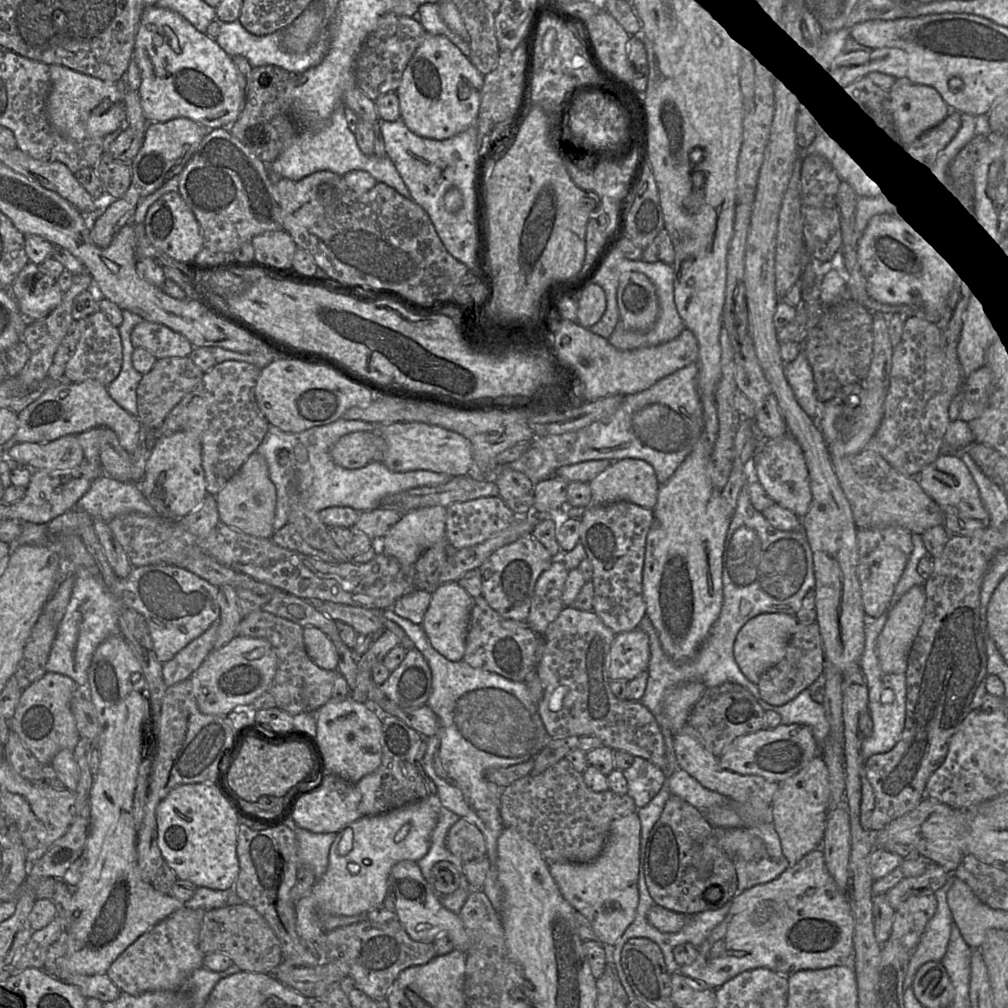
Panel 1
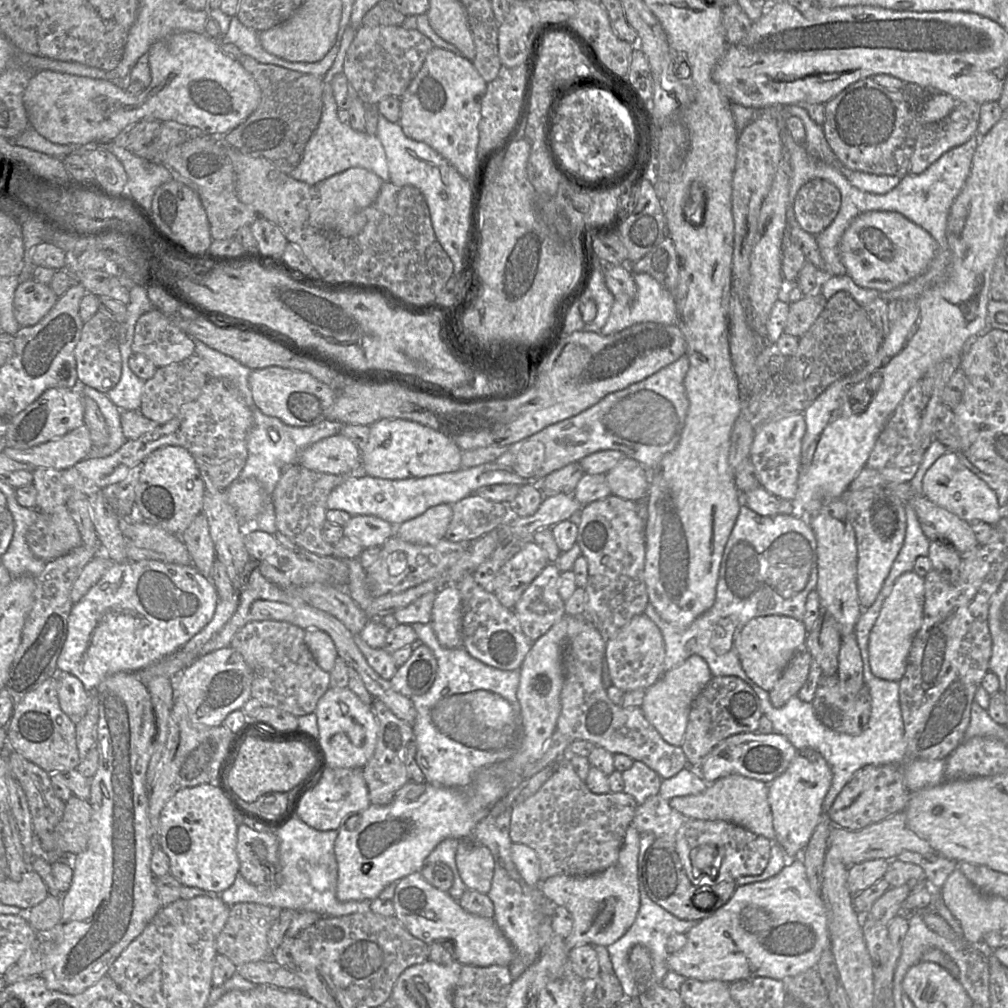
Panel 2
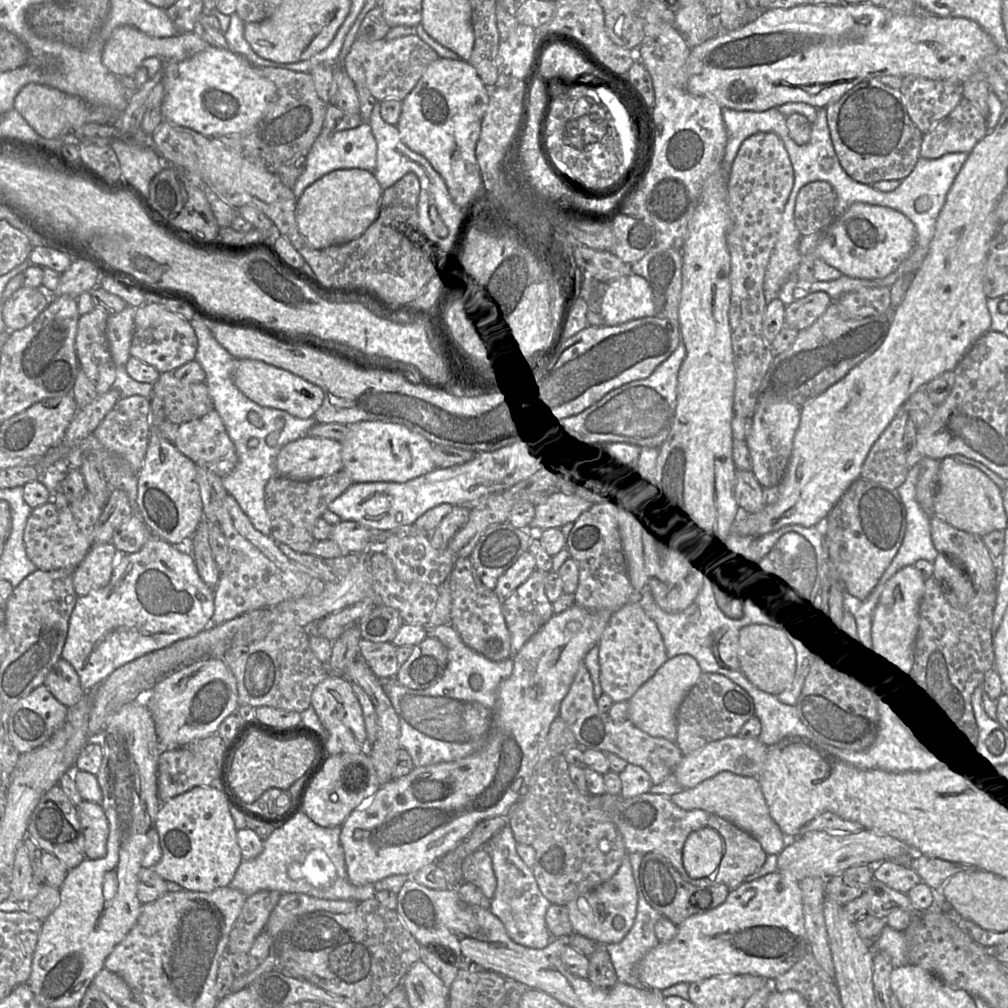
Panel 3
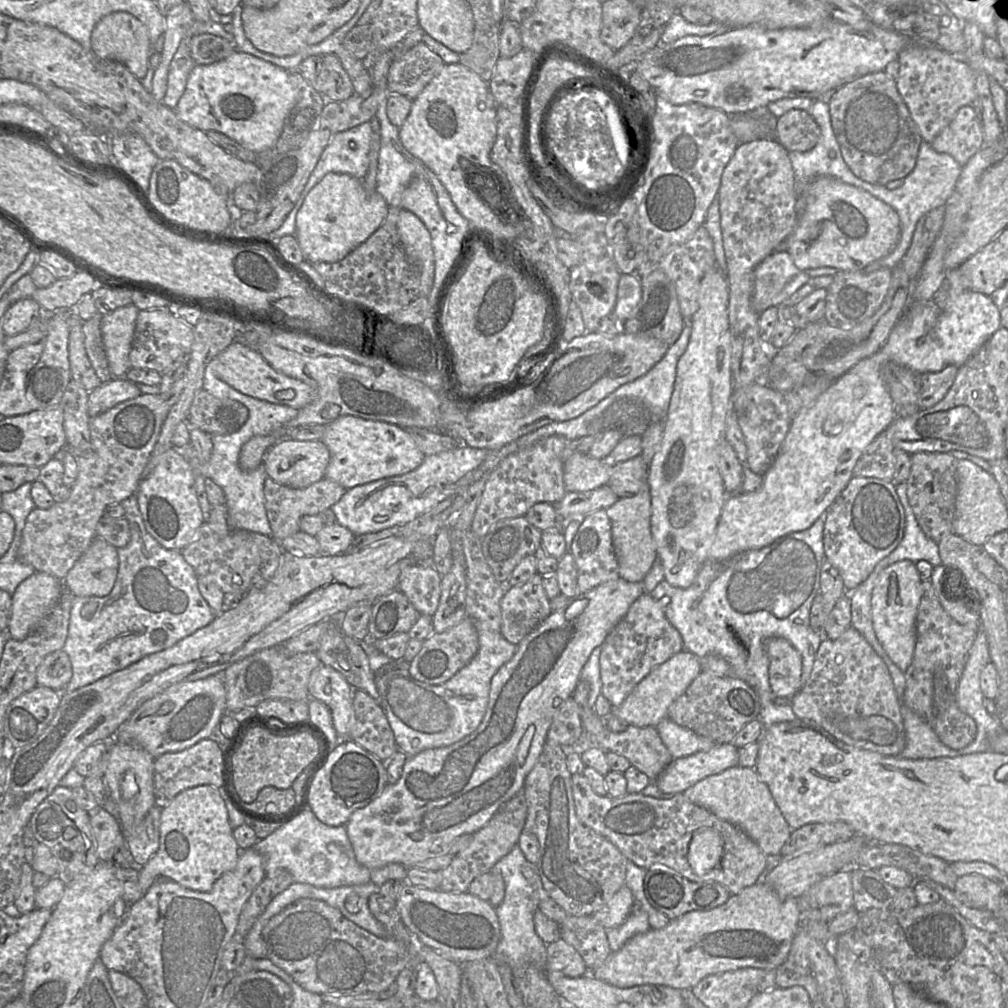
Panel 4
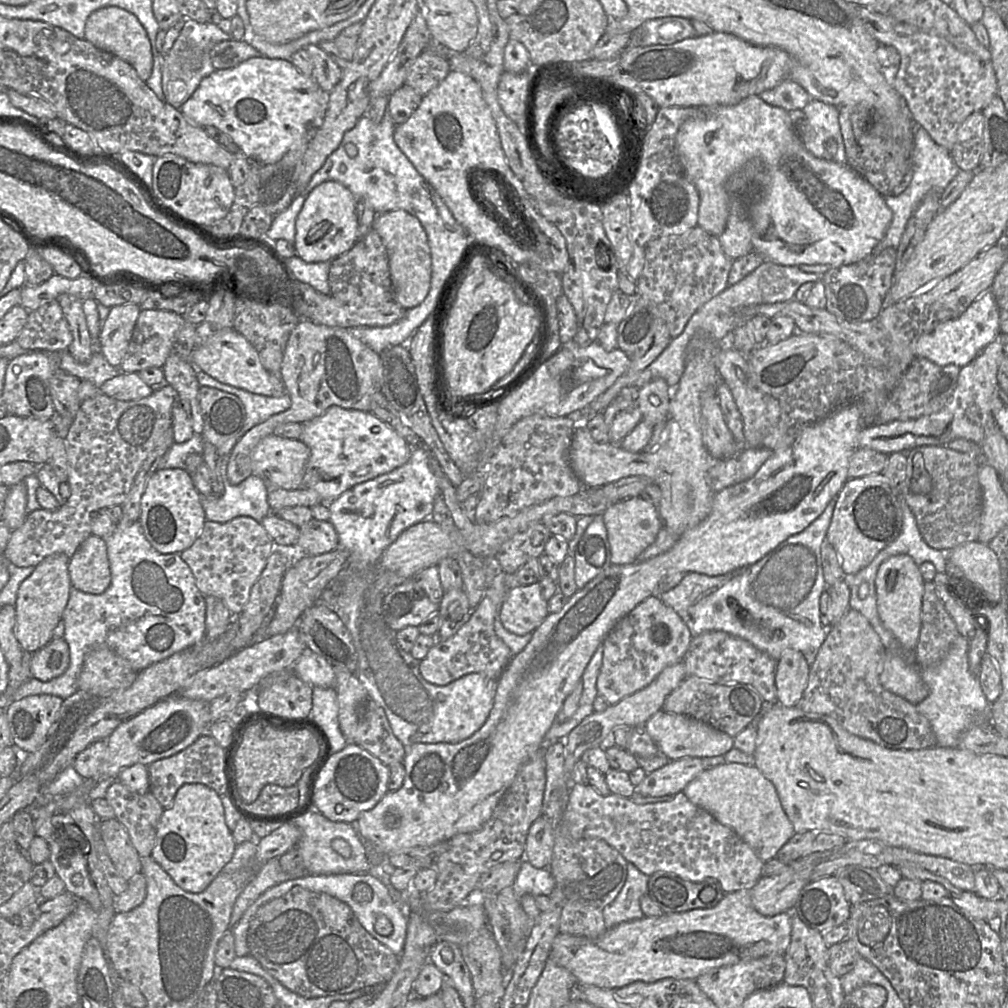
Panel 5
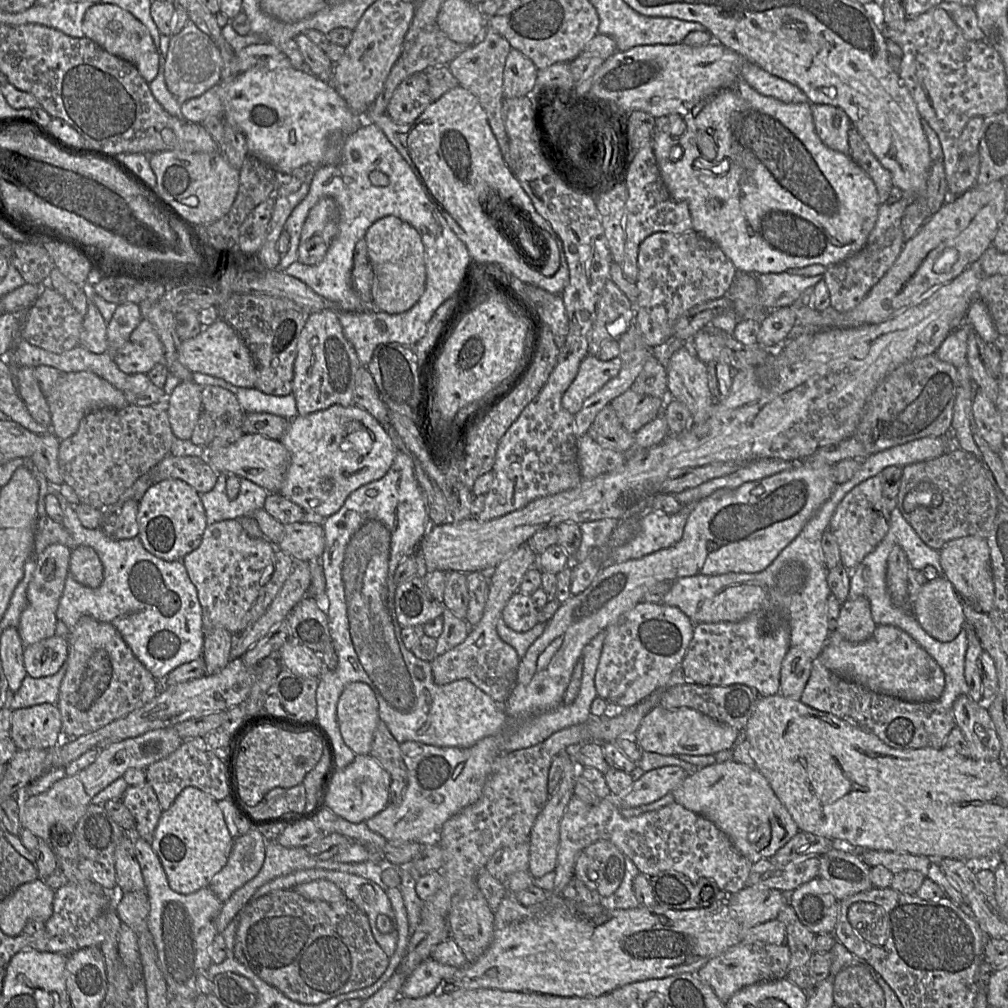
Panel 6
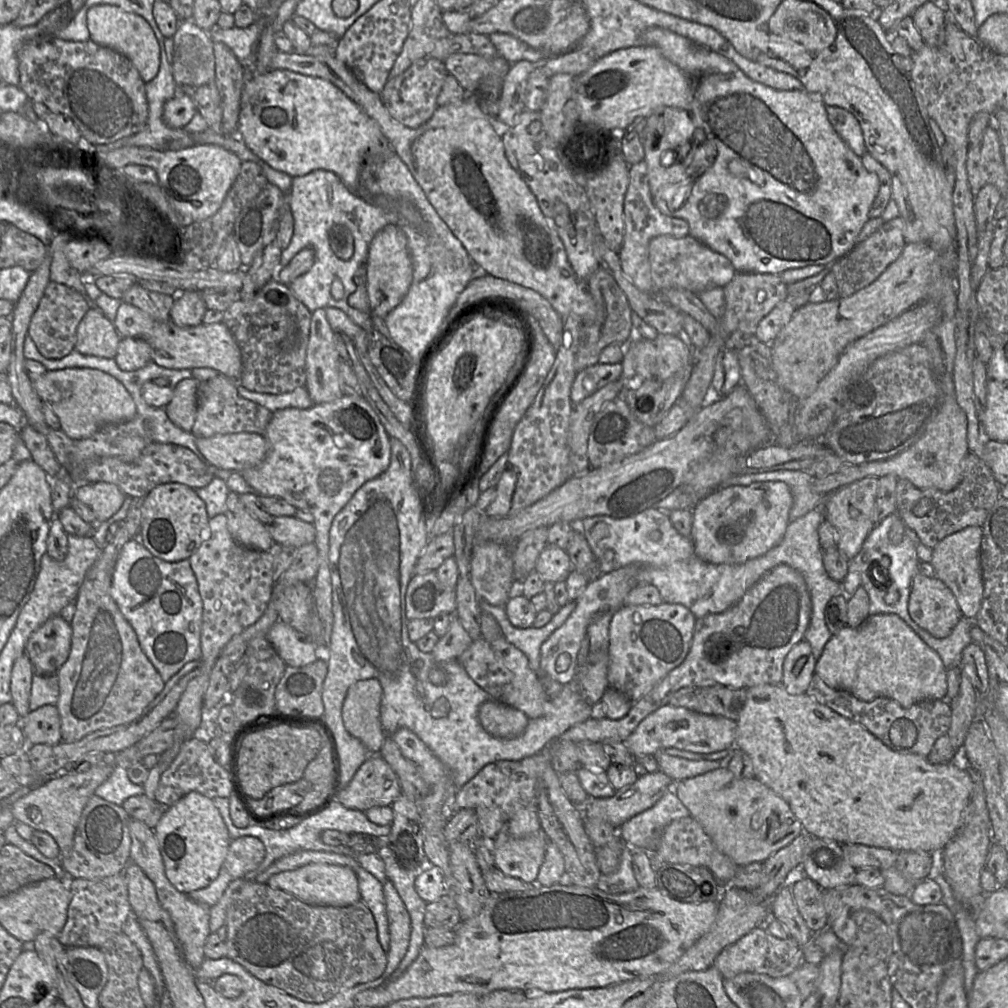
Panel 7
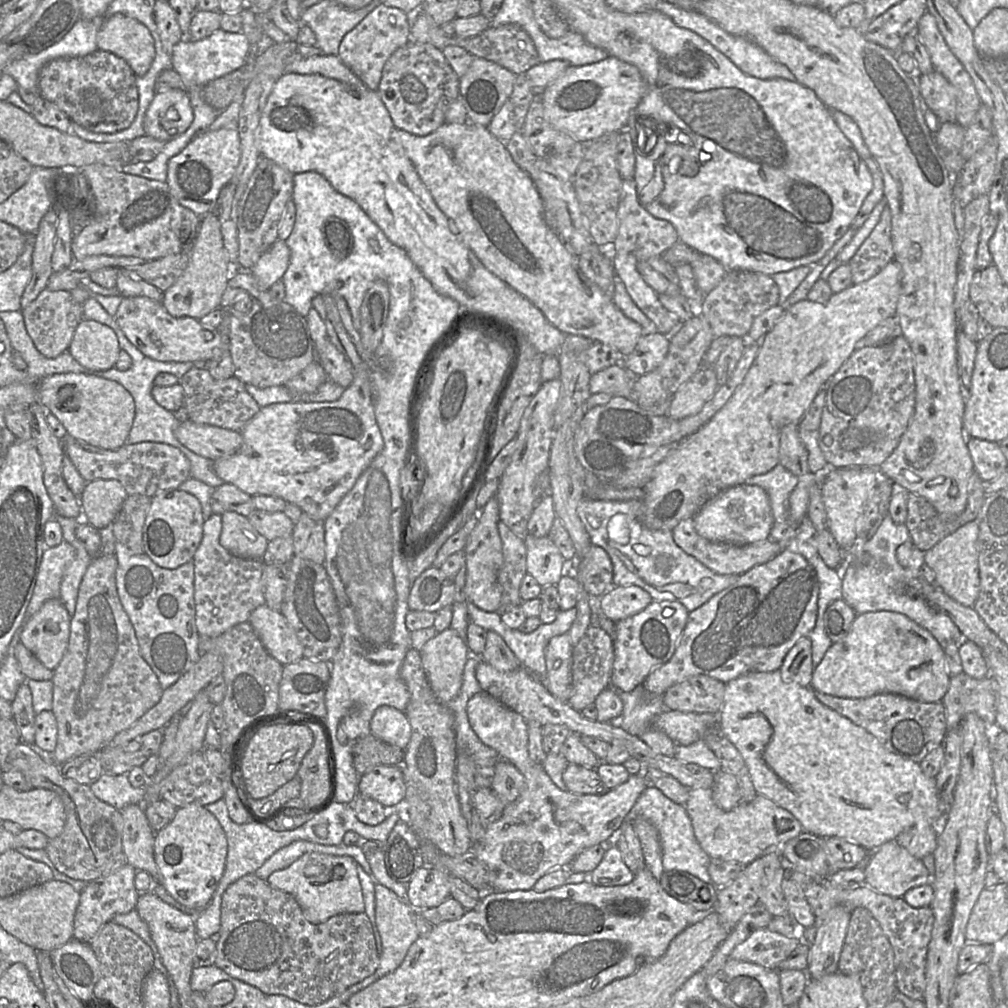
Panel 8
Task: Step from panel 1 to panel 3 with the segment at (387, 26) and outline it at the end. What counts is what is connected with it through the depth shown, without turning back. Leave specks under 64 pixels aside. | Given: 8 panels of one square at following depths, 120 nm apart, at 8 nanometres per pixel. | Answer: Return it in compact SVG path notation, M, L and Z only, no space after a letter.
M417 35L372 42L357 38L343 61L343 69L355 86L367 87L378 102L389 98L404 100L416 86L429 64L438 58L438 54Z

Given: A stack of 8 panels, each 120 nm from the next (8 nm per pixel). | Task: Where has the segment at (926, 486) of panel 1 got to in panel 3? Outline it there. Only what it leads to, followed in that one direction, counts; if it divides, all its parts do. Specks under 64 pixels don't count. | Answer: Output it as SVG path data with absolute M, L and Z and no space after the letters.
M953 457L940 460L934 510L936 515L953 527L980 537L994 530L1004 531L1007 526L1003 491L978 468L963 464Z

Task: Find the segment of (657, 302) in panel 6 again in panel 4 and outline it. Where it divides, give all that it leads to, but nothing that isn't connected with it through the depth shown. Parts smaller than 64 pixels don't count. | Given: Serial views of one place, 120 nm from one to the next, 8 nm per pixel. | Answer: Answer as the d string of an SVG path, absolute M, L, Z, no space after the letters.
M702 225L685 243L670 249L660 260L661 268L673 281L677 293L681 315L685 320L690 320L698 309L698 293L701 279L704 274L716 267L713 241Z

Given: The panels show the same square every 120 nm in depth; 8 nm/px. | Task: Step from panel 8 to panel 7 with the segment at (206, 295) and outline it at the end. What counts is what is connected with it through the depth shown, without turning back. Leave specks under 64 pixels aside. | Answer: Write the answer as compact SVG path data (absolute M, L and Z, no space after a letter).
M186 290L176 297L170 310L170 319L179 327L197 326L207 311L200 291Z

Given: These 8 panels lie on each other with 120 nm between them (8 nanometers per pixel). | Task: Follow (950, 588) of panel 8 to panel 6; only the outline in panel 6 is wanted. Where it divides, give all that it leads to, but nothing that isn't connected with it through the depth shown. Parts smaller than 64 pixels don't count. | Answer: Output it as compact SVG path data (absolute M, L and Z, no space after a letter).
M965 536L949 541L940 550L940 564L947 578L961 597L978 612L990 613L994 605L995 586L992 575L990 549L987 540Z

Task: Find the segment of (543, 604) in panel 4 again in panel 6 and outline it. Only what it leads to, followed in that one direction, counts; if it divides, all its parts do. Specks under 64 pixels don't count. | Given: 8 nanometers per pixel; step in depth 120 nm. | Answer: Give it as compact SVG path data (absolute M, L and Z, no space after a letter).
M517 591L506 604L502 619L515 632L527 632L538 623L539 610L535 606L531 595Z

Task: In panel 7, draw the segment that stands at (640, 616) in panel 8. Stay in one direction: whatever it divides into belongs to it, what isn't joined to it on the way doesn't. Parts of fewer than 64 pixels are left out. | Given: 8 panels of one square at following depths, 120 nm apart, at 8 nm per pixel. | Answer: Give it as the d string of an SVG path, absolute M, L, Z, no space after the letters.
M681 604L623 605L615 610L609 627L609 687L632 702L640 699L684 661L690 649L695 622L693 613Z

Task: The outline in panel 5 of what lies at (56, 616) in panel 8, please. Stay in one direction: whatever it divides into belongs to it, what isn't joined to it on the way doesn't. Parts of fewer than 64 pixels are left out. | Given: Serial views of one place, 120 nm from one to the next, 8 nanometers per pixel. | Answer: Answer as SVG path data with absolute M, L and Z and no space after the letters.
M53 638L32 653L30 671L32 678L46 682L61 676L69 666L69 647L64 638Z

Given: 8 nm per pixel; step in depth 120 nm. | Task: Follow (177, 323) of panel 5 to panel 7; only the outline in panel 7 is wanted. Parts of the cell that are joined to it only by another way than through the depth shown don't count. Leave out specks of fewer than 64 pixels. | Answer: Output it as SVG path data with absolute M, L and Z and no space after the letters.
M125 337L118 344L115 361L123 371L135 371L152 360L150 345L141 338Z

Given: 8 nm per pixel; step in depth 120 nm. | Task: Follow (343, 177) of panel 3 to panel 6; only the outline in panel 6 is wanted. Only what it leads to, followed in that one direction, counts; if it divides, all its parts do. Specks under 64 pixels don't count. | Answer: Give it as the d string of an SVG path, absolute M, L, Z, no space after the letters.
M323 197L310 210L303 225L298 260L306 265L319 264L338 233L340 208L332 197Z

